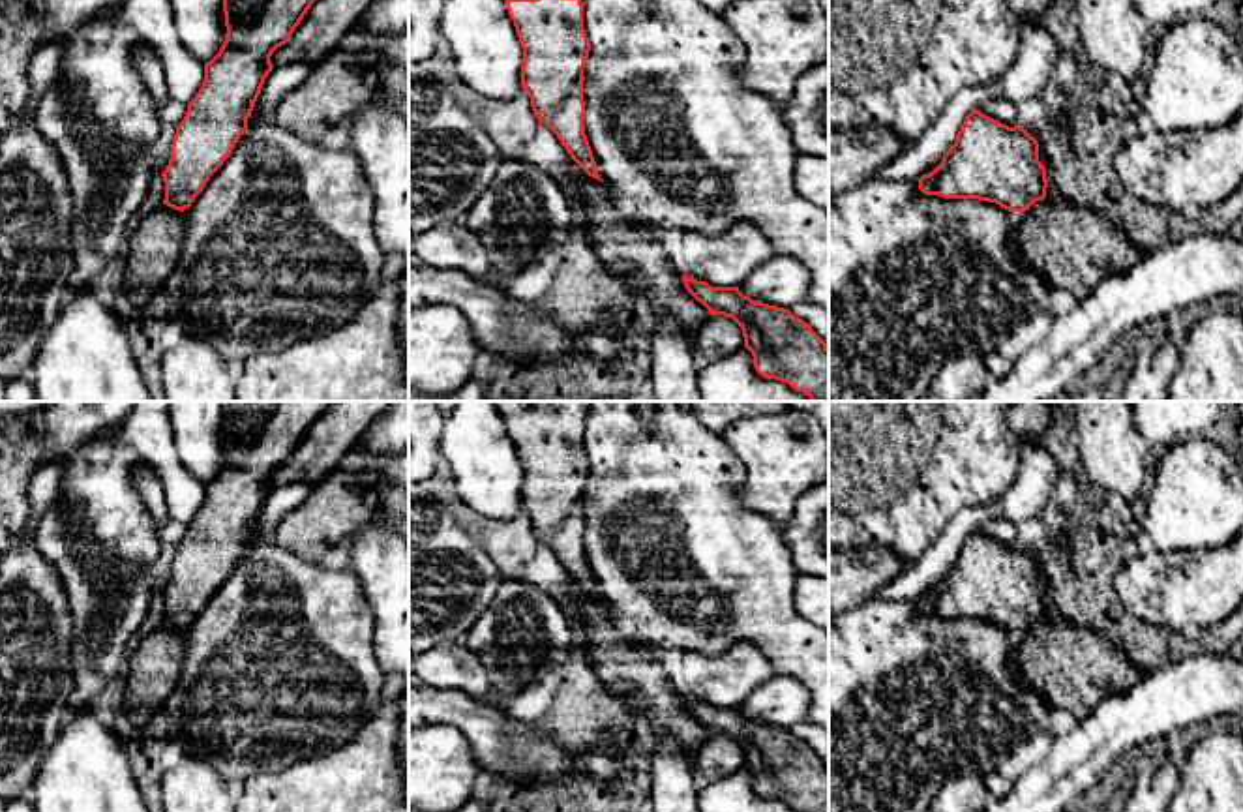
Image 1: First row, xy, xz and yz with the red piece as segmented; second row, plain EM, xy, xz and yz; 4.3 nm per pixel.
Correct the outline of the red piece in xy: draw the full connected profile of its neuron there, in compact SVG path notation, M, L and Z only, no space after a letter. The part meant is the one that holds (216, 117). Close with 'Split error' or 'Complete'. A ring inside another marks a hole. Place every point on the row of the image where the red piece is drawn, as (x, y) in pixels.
M223 0L225 41L219 53L204 64L204 81L187 103L184 120L176 126L171 159L161 173L163 204L184 212L206 186L210 176L231 156L247 129L247 118L272 71L272 53L285 45L315 0Z. Complete

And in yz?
M973 109L941 165L919 178L924 195L979 199L1024 214L1046 197L1039 143L1020 124L1009 128Z. Complete

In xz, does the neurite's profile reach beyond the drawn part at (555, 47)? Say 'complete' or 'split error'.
complete

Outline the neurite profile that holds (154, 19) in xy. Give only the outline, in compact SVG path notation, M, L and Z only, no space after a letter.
M124 0L94 15L96 23L131 24L161 60L169 99L189 103L204 81L204 64L182 43L171 0Z

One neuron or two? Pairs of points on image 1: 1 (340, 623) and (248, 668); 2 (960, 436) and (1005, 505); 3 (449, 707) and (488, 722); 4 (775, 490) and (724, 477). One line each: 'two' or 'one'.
1: one
2: two
3: one
4: two

